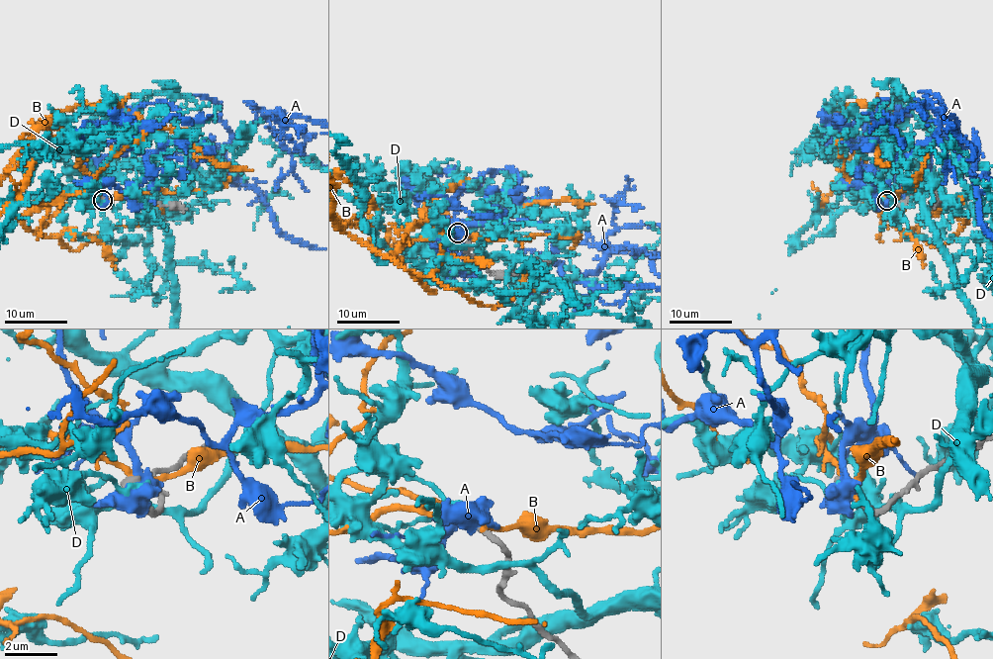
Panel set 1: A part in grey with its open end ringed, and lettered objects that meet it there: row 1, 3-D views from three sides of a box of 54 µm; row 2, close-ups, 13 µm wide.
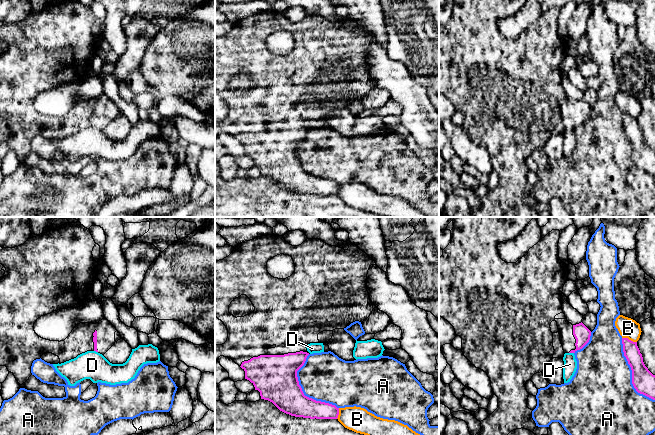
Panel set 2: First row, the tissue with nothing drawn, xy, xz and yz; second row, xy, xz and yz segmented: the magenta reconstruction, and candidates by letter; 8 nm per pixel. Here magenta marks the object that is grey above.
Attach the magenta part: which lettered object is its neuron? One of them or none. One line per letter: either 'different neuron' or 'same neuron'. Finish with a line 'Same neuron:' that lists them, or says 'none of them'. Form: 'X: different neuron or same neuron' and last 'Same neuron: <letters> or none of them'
A: different neuron
B: different neuron
D: different neuron
Same neuron: none of them

